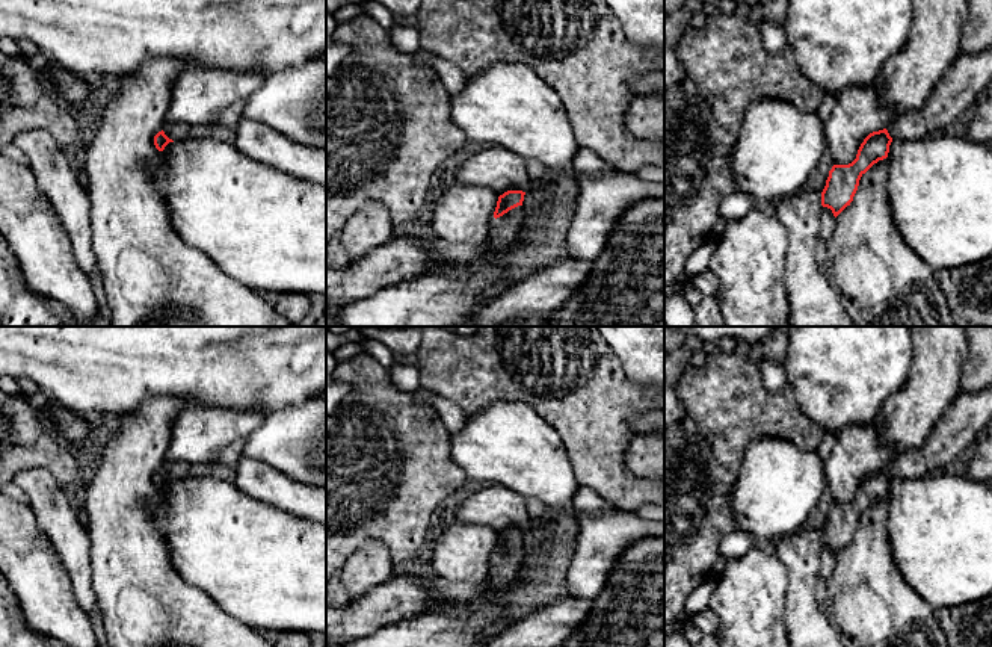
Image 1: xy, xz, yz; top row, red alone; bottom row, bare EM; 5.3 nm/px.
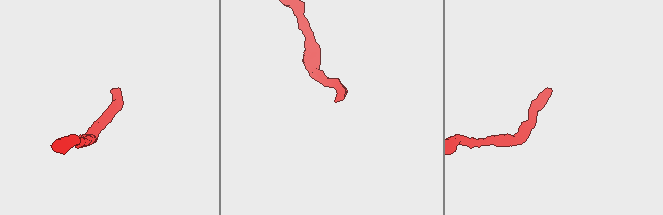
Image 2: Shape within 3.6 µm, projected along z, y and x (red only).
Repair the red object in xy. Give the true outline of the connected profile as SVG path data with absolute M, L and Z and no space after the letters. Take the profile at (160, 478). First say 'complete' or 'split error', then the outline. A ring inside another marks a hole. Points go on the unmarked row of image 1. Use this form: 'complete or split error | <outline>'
split error | M165 461L163 467L154 475L154 484L163 490L169 481L189 476L190 464L184 461Z

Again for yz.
split error | M992 384L981 392L959 393L924 446L900 454L883 469L870 472L849 503L833 503L821 531L821 544L836 556L858 529L861 515L888 496L894 478L913 479L944 470L992 420Z

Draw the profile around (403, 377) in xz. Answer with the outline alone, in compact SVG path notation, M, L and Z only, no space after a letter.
M396 363L393 367L388 369L391 384L402 390L402 392L409 392L415 393L421 389L421 379L420 379L420 372L418 367L409 366L409 364L399 364Z

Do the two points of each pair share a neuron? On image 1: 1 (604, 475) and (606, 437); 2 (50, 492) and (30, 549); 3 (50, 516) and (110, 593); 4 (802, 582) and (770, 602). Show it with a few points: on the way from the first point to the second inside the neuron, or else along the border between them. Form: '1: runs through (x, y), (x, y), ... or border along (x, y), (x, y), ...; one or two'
1: runs through (604, 466), (604, 446); one
2: border along (27, 502), (36, 525), (58, 555); two
3: border along (86, 534), (89, 538), (91, 587), (97, 603); two
4: border along (778, 558), (787, 573), (785, 625), (788, 628); two

